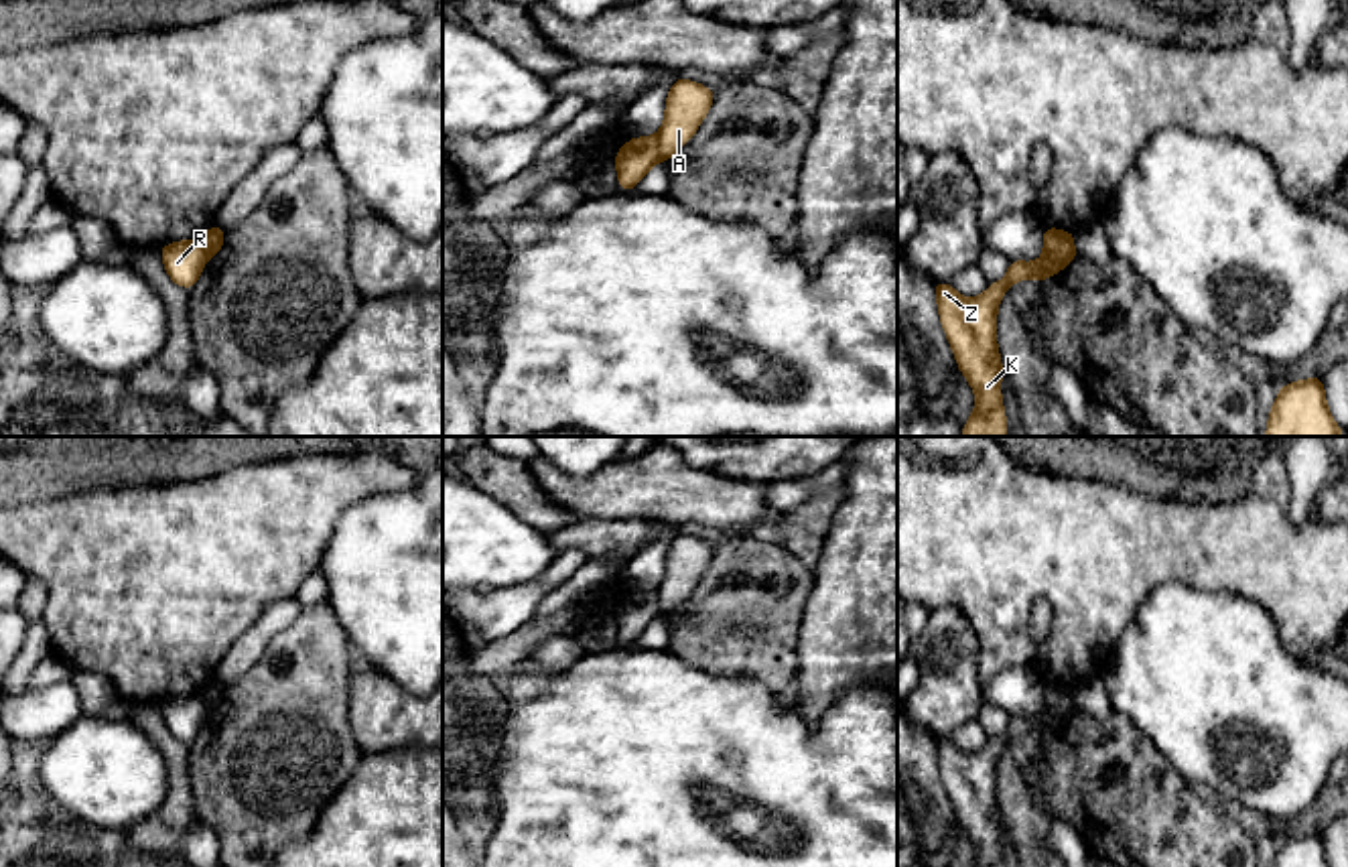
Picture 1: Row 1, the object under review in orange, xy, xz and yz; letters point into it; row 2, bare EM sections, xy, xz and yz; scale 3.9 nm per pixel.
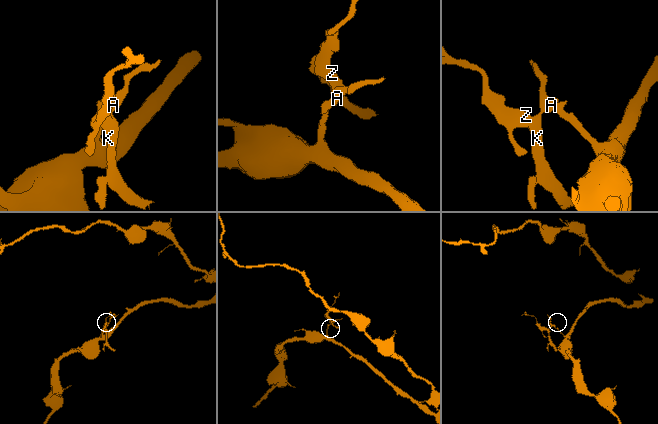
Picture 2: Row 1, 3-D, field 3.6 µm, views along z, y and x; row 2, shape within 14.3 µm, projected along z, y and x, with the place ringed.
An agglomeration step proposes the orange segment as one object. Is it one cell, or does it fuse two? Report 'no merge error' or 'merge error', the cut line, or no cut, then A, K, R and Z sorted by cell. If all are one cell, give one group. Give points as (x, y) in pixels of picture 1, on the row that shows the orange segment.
merge error; cut xz (652, 137), (662, 157); groups A K Z / R

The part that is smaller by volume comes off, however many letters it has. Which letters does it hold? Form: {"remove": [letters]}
{"remove": ["A", "K", "Z"]}

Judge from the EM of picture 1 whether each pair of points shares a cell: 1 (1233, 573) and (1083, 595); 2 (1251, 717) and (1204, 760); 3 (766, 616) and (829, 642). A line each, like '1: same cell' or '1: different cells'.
1: same cell
2: same cell
3: different cells

